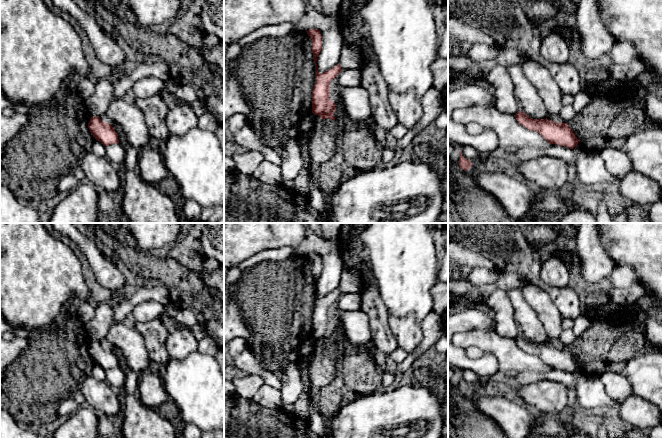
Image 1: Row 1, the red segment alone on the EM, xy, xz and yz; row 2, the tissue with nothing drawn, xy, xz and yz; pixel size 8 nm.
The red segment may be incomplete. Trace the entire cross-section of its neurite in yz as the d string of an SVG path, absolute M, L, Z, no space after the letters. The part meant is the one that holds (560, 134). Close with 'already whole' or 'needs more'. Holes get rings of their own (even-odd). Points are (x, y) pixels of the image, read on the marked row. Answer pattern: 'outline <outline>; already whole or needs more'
outline M521 110L514 117L523 127L538 132L549 144L573 149L580 142L567 123L556 123L547 118L532 119Z; already whole

